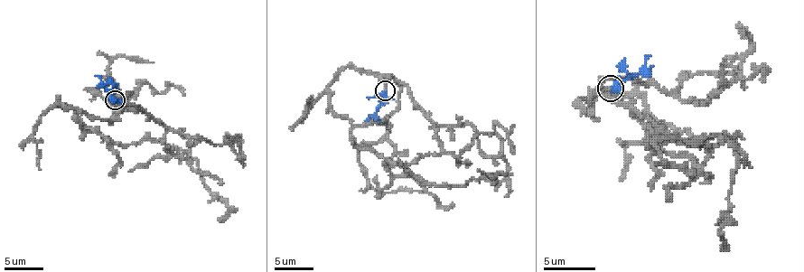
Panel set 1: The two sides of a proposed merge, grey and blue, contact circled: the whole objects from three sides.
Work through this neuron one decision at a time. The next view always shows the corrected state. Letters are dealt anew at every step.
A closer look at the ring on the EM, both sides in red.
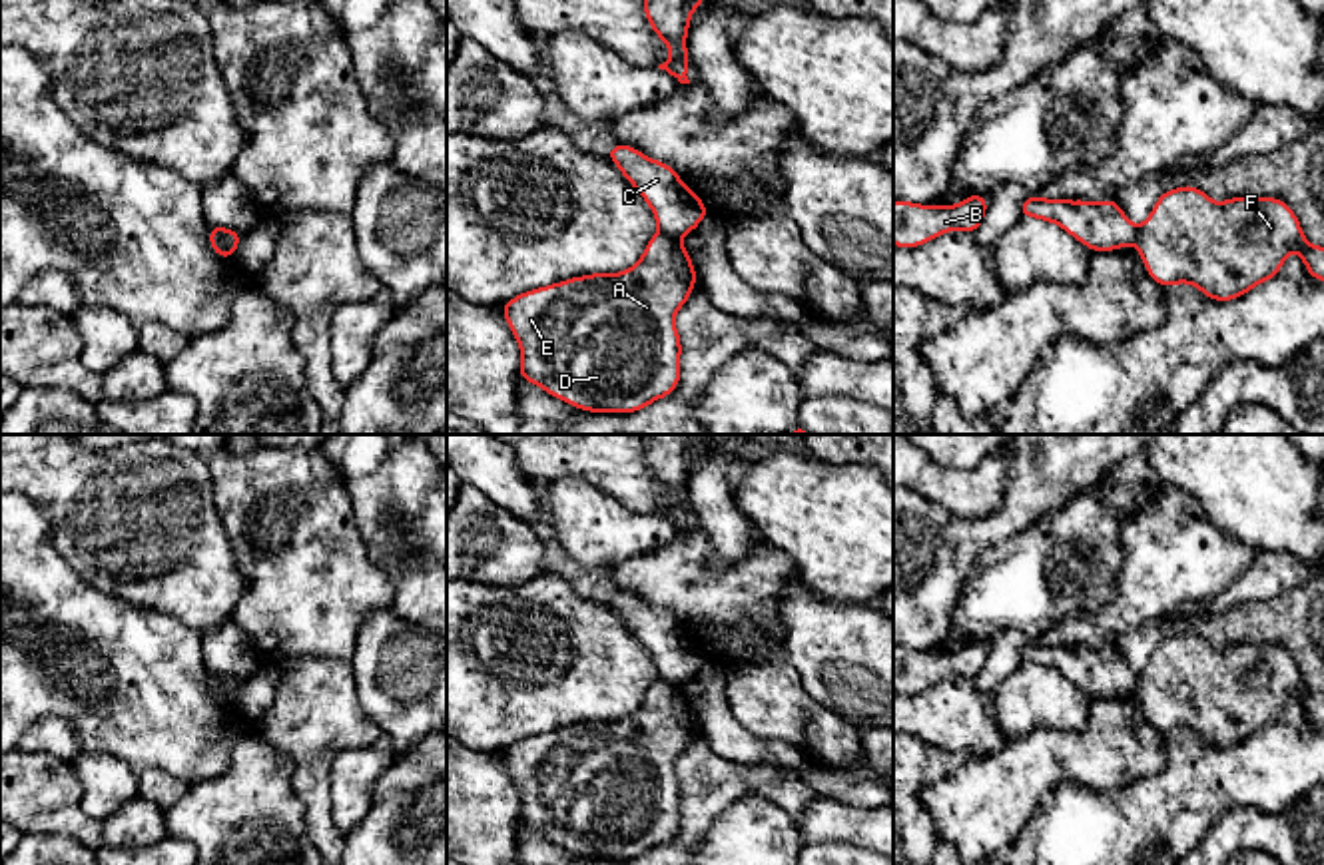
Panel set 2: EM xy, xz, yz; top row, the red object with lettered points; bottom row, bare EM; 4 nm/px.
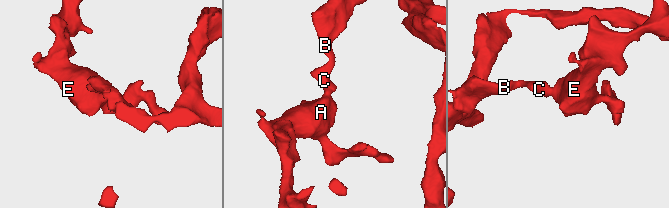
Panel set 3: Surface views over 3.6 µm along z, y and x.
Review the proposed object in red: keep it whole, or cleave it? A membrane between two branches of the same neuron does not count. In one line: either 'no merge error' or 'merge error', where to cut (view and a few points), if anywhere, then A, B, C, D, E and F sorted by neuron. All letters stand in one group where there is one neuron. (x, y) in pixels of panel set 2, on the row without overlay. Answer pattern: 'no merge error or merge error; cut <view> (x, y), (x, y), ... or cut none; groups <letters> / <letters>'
merge error; cut xy (218, 674), (220, 688), (230, 702); groups A D E F / B C

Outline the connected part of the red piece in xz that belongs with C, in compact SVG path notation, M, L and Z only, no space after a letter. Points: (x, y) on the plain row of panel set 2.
M612 592L606 602L648 648L658 668L658 678L678 686L684 680L692 680L708 662L702 646L668 610L650 606L632 592Z

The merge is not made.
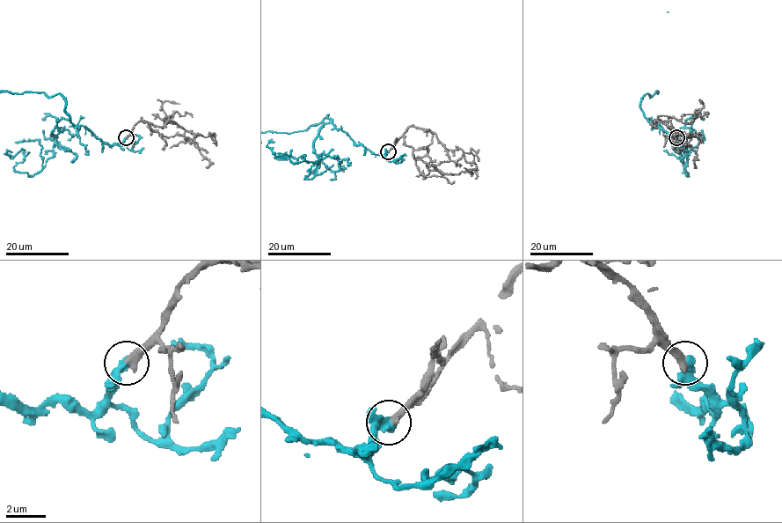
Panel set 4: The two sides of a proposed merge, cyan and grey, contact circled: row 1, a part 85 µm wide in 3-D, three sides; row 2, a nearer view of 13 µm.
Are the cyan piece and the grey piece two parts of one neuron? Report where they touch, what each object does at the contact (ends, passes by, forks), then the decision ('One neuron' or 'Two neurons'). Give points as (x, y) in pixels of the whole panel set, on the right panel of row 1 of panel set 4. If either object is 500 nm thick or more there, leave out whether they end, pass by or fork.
Place: (676, 137). One neuron

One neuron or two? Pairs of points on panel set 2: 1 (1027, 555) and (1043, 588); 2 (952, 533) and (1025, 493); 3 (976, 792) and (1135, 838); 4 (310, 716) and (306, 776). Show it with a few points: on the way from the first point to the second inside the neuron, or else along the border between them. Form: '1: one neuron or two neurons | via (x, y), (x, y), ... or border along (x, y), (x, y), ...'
1: one neuron | via (1035, 563), (1041, 569), (1041, 580)
2: one neuron | via (972, 533), (993, 529), (1009, 513)
3: two neurons | border along (1077, 784), (1059, 784), (1011, 844)
4: one neuron | via (310, 730), (310, 762)

